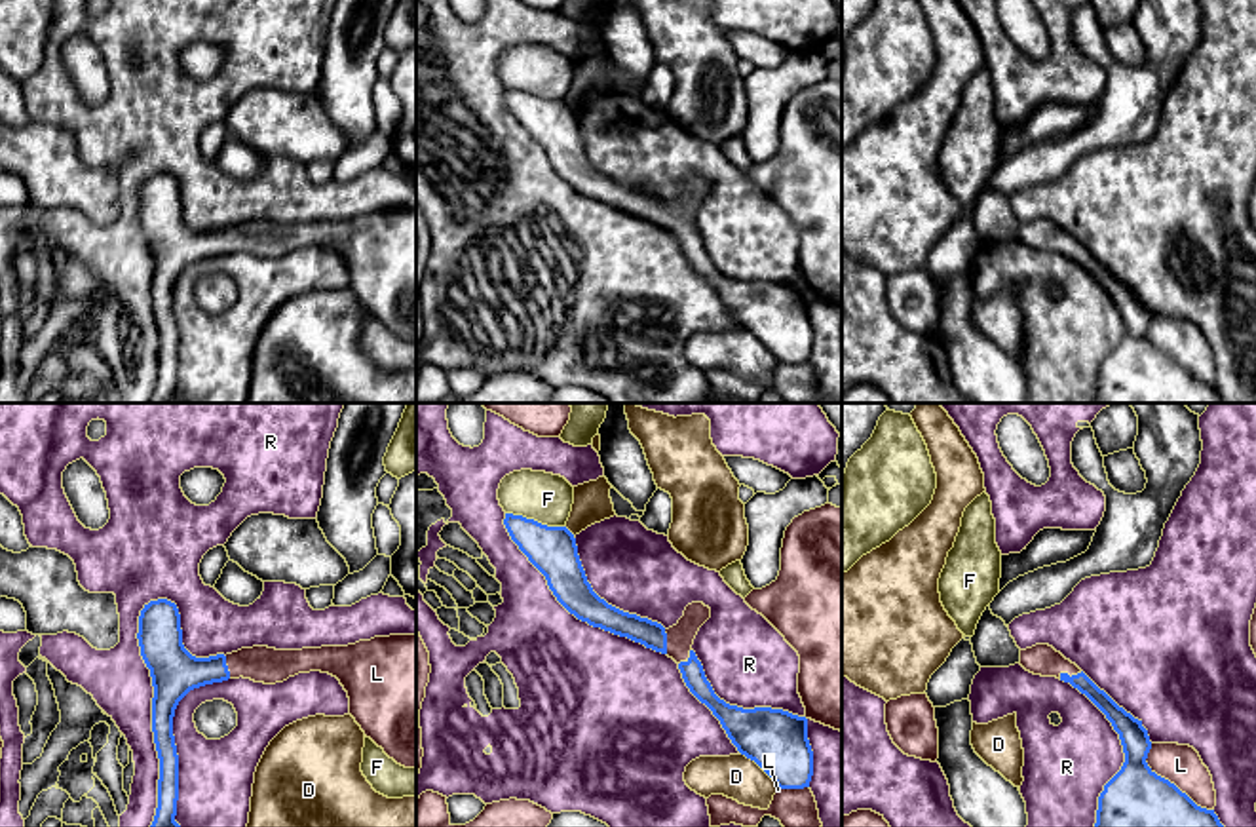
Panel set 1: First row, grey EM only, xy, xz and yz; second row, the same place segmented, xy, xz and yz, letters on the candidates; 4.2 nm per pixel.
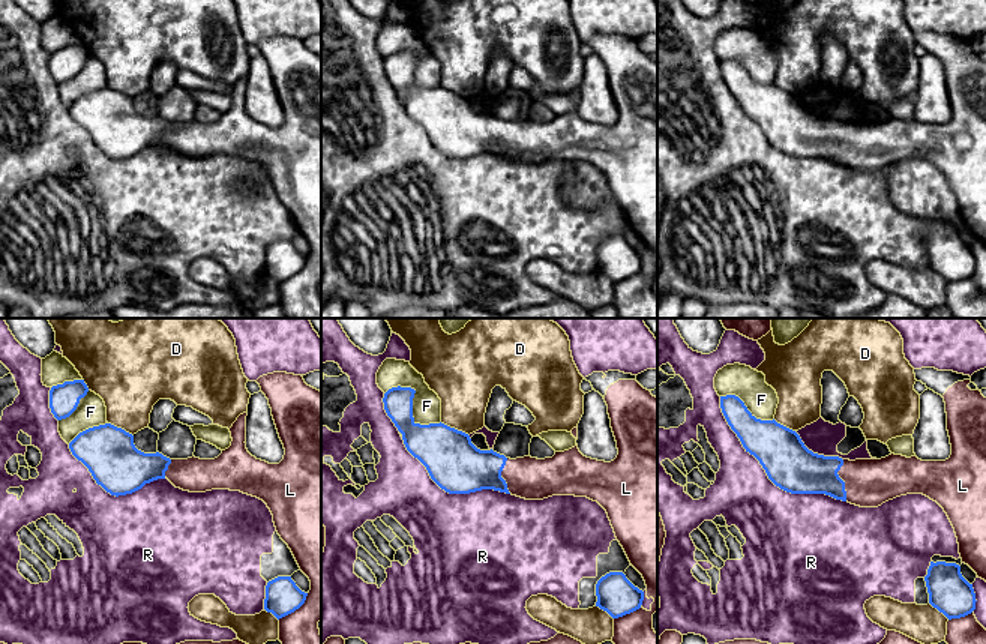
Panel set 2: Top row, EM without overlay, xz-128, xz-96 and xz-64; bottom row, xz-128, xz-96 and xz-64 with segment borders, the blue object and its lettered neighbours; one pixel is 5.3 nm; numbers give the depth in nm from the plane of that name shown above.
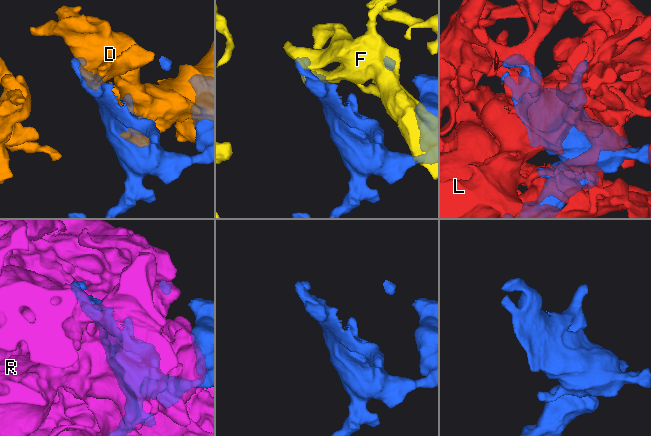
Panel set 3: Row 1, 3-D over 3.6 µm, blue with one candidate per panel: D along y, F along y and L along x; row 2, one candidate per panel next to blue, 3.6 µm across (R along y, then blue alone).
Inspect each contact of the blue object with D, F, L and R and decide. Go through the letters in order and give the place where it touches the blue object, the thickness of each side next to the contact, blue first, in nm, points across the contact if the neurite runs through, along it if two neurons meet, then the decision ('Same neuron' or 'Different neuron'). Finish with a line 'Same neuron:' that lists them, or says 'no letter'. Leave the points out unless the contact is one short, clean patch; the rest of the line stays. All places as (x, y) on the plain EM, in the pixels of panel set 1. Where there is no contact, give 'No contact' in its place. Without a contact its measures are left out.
D: Touches blue at xz (761, 341). Thickness 260 nm (blue) against 190 nm. Different neuron
F: Touches blue at xz (532, 94). Thickness 200 nm (blue) against 220 nm. Different neuron
L: Touches blue at yz (1169, 356). Thickness 420 nm (blue) against 170 nm. Same neuron
R: Touches blue at xy (152, 282). Thickness 200 nm (blue) against 260 nm. Different neuron
Same neuron: L

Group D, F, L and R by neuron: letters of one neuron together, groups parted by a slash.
D / F / L / R

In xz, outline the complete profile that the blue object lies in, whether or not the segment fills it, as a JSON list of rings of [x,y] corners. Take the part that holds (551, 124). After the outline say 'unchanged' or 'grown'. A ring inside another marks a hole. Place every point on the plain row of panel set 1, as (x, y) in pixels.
[[[827,76],[794,91],[785,105],[777,154],[745,171],[800,230],[804,291],[771,281],[743,283],[714,268],[692,224],[699,202],[711,192],[703,177],[688,179],[678,198],[665,203],[608,179],[593,165],[566,101],[513,87],[505,87],[504,99],[570,188],[673,232],[690,266],[713,285],[737,325],[779,361],[768,384],[711,369],[711,401],[758,401],[764,390],[779,394],[785,403],[823,401],[809,363],[813,325],[808,295],[842,306],[842,82]]]; grown

